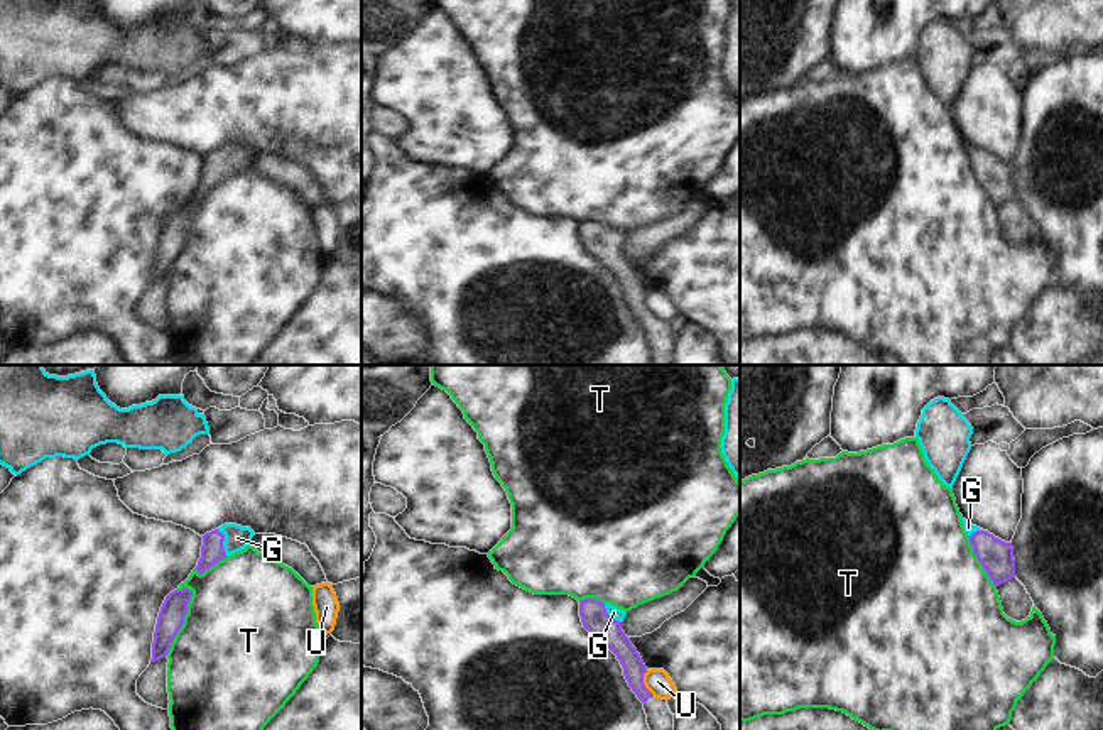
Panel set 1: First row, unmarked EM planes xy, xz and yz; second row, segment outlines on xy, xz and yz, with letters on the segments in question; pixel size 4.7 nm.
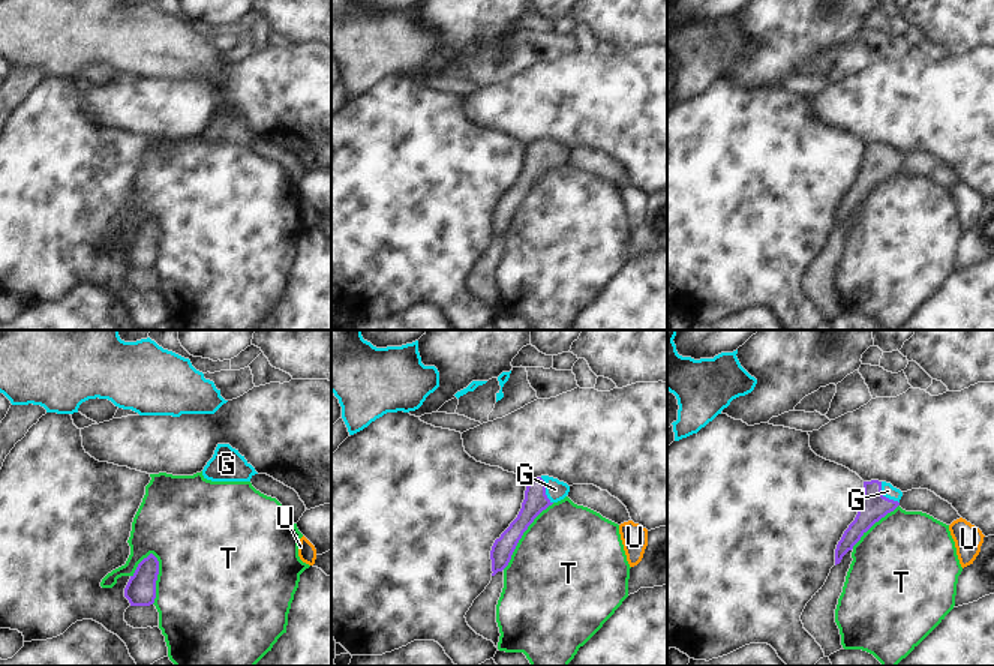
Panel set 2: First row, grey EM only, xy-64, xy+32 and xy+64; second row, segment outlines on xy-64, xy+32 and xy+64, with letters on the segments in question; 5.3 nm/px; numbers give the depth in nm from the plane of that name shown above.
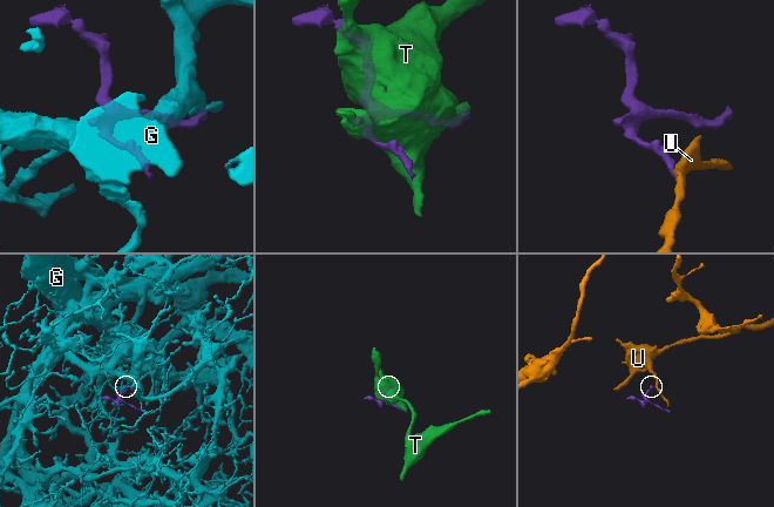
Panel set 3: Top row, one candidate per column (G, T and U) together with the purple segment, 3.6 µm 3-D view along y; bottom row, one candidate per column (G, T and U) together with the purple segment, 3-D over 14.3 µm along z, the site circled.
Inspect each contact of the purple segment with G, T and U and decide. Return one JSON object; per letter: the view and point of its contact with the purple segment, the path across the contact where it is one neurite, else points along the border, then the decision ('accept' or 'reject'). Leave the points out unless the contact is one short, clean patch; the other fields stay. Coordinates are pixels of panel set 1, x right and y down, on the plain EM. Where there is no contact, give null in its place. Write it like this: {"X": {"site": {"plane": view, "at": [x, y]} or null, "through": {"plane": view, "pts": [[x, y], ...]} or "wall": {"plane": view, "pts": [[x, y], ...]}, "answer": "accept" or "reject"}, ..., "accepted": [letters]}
{"G": {"site": {"plane": "xy", "at": [223, 161]}, "through": {"plane": "xy", "pts": [[211, 173], [223, 161], [237, 159]]}, "answer": "accept"}, "T": {"site": {"plane": "xy", "at": [183, 242]}, "answer": "reject"}, "U": {"site": {"plane": "xz", "at": [642, 305]}, "wall": {"plane": "xz", "pts": [[646, 291], [644, 306], [654, 316]]}, "answer": "reject"}, "accepted": ["G"]}

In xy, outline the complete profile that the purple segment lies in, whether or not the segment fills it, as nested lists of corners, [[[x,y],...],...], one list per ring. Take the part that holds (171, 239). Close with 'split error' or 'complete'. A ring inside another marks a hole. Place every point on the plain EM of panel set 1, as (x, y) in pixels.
[[[189,210],[174,211],[166,218],[155,245],[150,284],[167,277],[174,259],[184,245],[191,218]]]; complete

